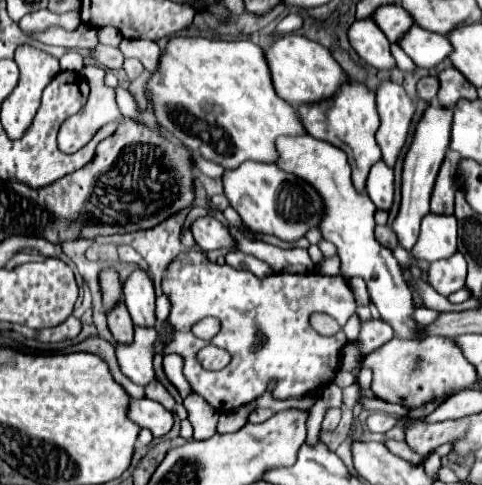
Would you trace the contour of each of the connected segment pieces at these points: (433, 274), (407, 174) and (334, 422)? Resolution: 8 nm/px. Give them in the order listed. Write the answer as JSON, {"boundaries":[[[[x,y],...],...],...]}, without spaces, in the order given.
{"boundaries":[[[[454,253],[450,259],[440,259],[430,263],[428,283],[440,293],[450,295],[464,287],[466,281],[466,259],[460,253]]],[[[430,105],[418,123],[414,141],[410,145],[410,151],[406,153],[404,173],[402,173],[402,205],[400,205],[400,213],[398,213],[392,229],[396,231],[400,245],[408,251],[412,249],[412,245],[418,239],[420,221],[424,219],[424,215],[430,213],[432,187],[434,187],[436,175],[440,171],[440,165],[446,159],[446,151],[450,147],[450,125],[452,125],[452,109],[442,109],[438,105]]],[[[340,407],[326,409],[324,421],[322,421],[322,431],[334,431],[338,427],[338,423],[340,423],[340,417],[342,417],[342,409]]]]}

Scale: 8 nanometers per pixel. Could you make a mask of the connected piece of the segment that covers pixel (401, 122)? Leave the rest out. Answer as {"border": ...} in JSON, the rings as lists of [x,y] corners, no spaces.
{"border":[[[384,81],[380,85],[376,93],[376,101],[378,101],[378,115],[380,115],[376,141],[382,149],[384,163],[388,163],[388,167],[394,169],[398,155],[408,141],[416,105],[406,95],[404,87],[392,81]]]}

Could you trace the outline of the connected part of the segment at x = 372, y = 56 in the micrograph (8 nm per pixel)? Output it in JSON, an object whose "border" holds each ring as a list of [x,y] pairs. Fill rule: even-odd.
{"border":[[[372,19],[354,21],[348,37],[356,53],[374,69],[390,71],[392,67],[396,67],[396,61],[390,53],[390,41],[384,37],[384,31],[380,31],[380,27]]]}

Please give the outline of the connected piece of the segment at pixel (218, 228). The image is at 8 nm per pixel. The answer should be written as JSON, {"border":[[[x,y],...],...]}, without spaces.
{"border":[[[210,215],[196,219],[194,225],[192,225],[192,233],[194,233],[196,243],[204,251],[216,251],[216,249],[234,251],[236,249],[236,241],[230,235],[230,229]]]}

